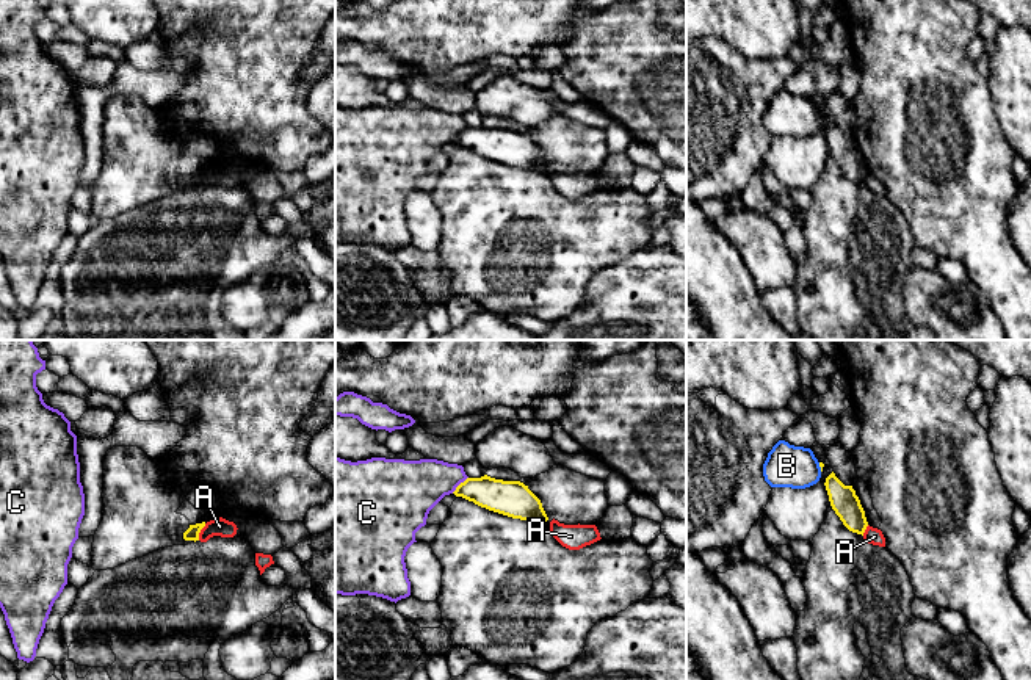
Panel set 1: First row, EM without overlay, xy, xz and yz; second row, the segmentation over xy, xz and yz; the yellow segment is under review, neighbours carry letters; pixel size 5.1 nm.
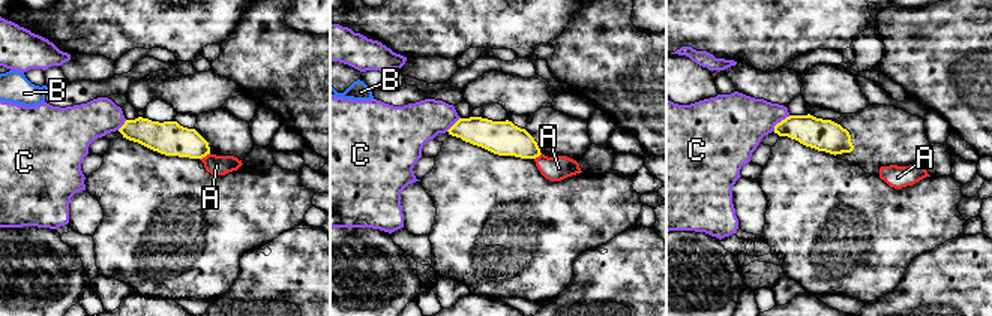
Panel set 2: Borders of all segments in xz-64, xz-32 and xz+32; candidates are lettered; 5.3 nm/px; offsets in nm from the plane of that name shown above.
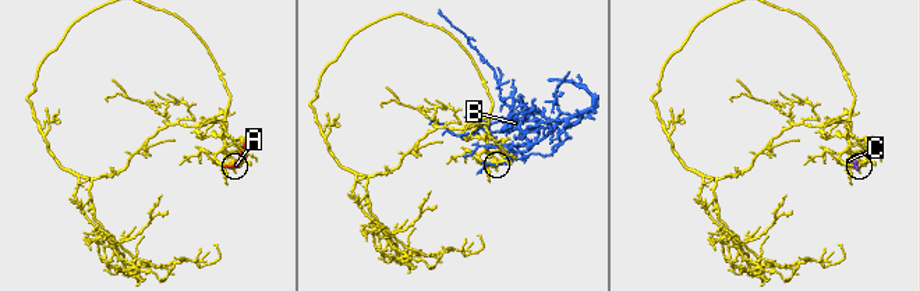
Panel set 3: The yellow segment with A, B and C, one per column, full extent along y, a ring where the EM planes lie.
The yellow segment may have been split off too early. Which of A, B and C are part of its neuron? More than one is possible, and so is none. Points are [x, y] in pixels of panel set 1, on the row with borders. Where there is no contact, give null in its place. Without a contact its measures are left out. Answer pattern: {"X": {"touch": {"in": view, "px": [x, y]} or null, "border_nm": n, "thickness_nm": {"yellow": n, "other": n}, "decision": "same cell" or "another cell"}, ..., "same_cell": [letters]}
{"A": {"touch": {"in": "xy", "px": [199, 531]}, "border_nm": 100, "thickness_nm": {"yellow": 70, "other": 100}, "decision": "another cell"}, "B": {"touch": {"in": "yz", "px": [820, 466]}, "border_nm": 50, "thickness_nm": {"yellow": 20, "other": 220}, "decision": "another cell"}, "C": {"touch": {"in": "xz", "px": [459, 484]}, "border_nm": 120, "thickness_nm": {"yellow": 180, "other": 300}, "decision": "another cell"}, "same_cell": []}

